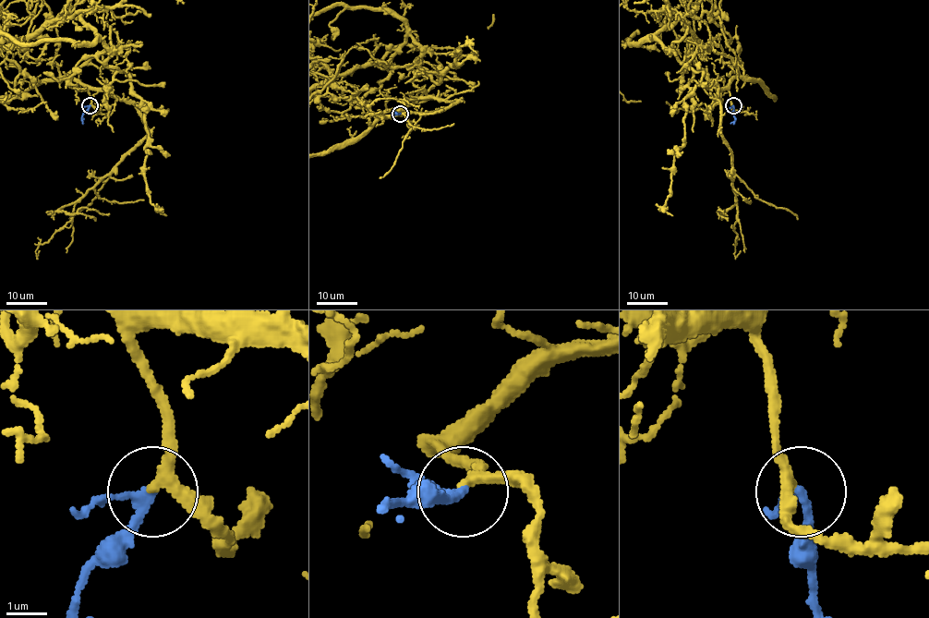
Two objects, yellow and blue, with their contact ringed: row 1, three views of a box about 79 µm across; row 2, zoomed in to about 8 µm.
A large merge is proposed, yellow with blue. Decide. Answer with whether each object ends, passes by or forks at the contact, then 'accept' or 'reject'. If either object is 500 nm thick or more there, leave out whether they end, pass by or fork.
yellow passes by | blue passes by | accept

